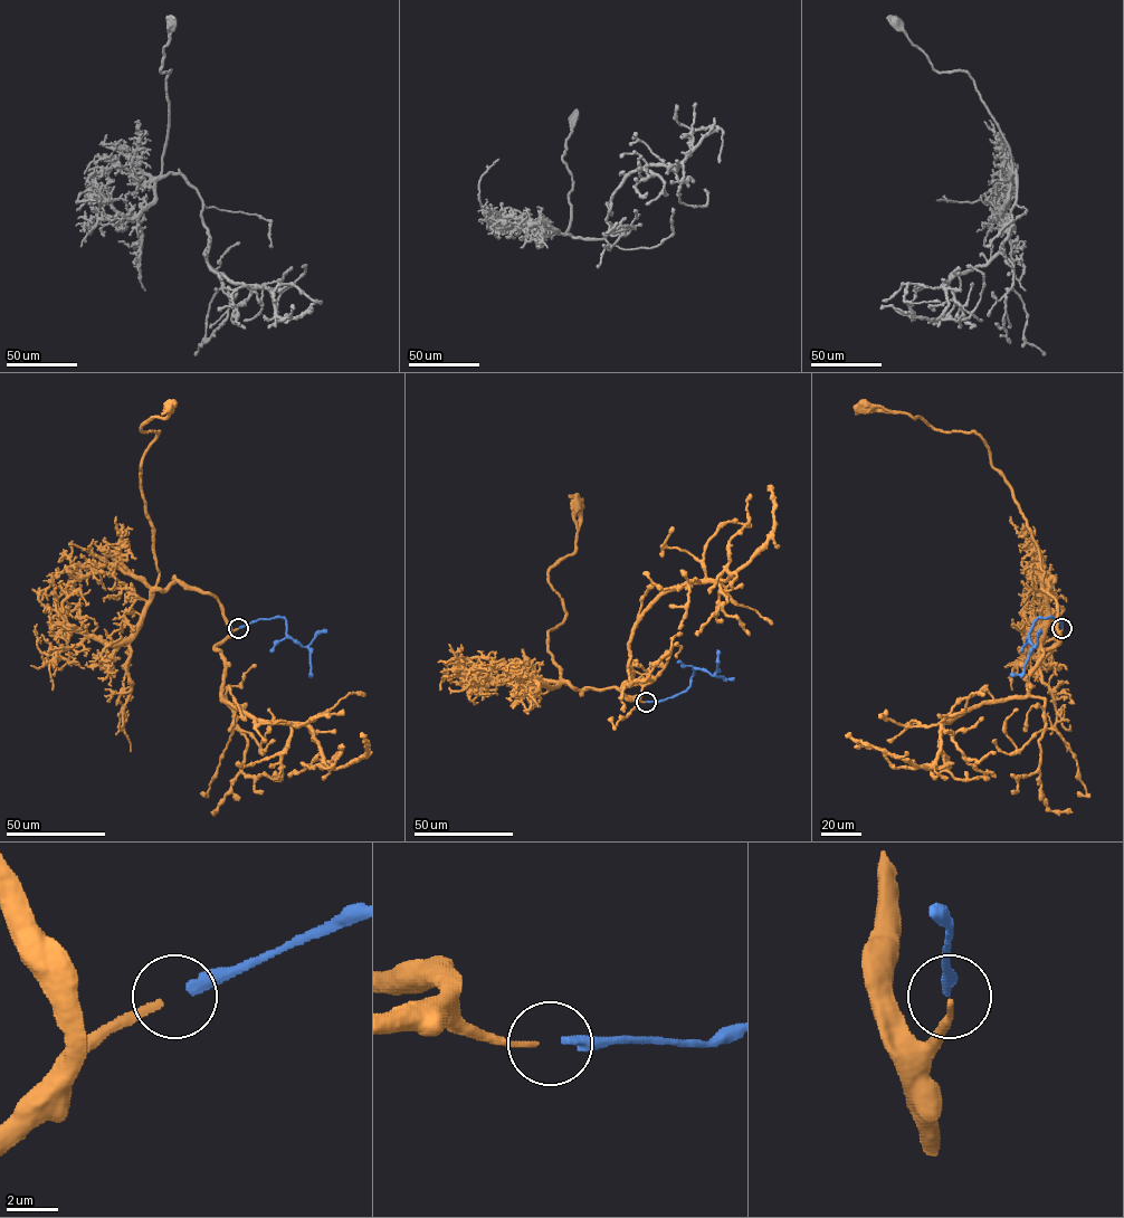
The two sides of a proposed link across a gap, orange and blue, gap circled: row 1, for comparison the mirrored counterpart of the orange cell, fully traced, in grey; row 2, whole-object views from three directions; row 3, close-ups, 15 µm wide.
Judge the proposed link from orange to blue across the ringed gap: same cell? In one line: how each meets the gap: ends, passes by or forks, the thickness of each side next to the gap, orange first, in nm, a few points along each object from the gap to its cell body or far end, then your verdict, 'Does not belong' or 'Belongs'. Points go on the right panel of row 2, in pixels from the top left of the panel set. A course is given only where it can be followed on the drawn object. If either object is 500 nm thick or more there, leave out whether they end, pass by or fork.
At the ring orange ends. At the ring blue ends. Thickness 260 nm (orange) against 400 nm. Course of orange: (1061, 628), (1047, 592), (1055, 579), (1042, 589), (1036, 542), (986, 443), (863, 406). Course of blue: (1061, 627), (1058, 619), (1038, 617), (1029, 634), (1029, 641), (1036, 646), (1024, 671), (1010, 675). Belongs

